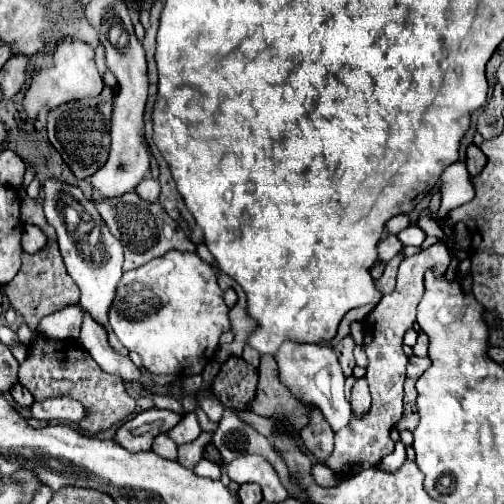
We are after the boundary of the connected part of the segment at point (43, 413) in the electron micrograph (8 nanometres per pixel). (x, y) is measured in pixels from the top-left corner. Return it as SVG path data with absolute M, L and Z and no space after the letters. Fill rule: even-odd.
M57 397L57 399L45 399L43 403L31 405L31 417L37 421L69 421L77 423L85 415L85 409L79 401L71 401L69 397Z

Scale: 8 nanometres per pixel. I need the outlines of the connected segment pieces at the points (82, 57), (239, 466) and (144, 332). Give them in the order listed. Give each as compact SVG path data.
M75 39L73 43L61 43L55 49L55 65L53 67L43 69L37 75L33 75L31 87L25 95L25 109L27 109L29 117L35 119L43 105L47 109L53 109L53 107L67 103L67 101L73 101L73 99L97 97L101 91L103 91L103 81L101 81L101 75L95 67L93 49L85 43L81 43L79 39Z
M257 455L237 457L237 461L229 463L227 473L229 473L229 479L239 485L257 483L263 491L263 499L269 503L279 503L289 497L289 493L285 493L285 487L279 481L275 469L263 457L257 457Z
M169 251L165 257L149 261L149 265L143 265L141 269L123 273L117 285L117 295L109 309L109 325L123 347L141 355L145 369L149 369L153 375L179 375L185 379L201 373L207 361L213 359L219 337L229 331L227 313L229 307L223 301L223 291L219 289L209 263L205 263L195 251Z

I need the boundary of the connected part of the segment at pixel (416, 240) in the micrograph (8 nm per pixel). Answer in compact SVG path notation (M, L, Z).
M409 225L407 229L403 229L399 235L399 241L403 243L403 245L415 245L415 247L419 247L423 241L425 241L425 233L423 233L423 229L421 227L417 227L417 225Z

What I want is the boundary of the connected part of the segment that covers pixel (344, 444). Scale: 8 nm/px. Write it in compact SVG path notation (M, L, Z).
M435 243L423 249L419 255L407 257L399 265L395 291L391 295L385 295L375 307L375 311L363 319L363 325L367 325L363 349L369 359L365 377L367 377L373 401L371 401L371 409L365 415L353 413L349 425L335 433L333 453L325 461L321 461L325 467L329 467L337 475L339 481L349 479L363 469L377 467L385 455L393 453L395 443L389 437L389 431L401 421L401 415L403 415L403 385L405 385L405 367L409 361L407 355L403 353L403 335L415 325L415 311L419 301L425 295L425 283L423 283L425 271L431 269L437 275L443 275L447 267L449 267L449 251L443 243Z

